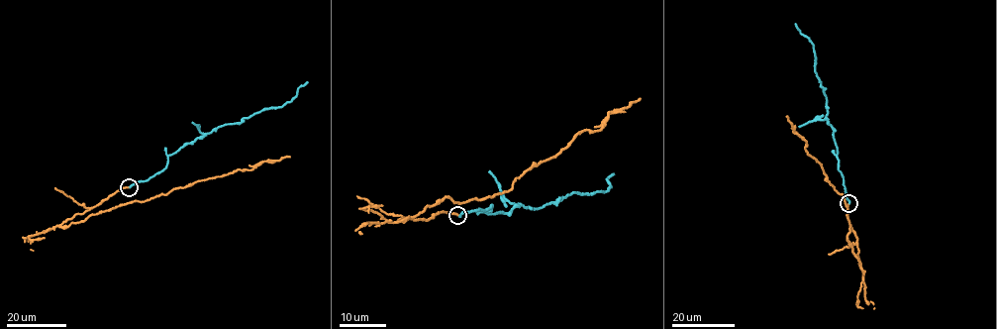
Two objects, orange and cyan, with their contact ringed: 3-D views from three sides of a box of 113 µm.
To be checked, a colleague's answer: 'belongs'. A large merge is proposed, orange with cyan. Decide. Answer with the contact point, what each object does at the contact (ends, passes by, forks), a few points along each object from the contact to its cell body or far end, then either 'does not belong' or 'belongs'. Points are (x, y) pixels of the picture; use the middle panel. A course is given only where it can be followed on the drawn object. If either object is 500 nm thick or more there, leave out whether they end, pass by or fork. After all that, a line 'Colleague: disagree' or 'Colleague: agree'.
place (457, 215); orange ends; cyan ends; course orange (458, 215), (397, 221), (446, 197), (464, 203), (506, 192), (580, 133), (597, 131), (609, 115), (641, 98); course cyan (458, 215), (490, 205), (487, 213), (520, 205), (539, 208), (574, 192), (609, 188), (606, 179), (614, 174); does not belong
Colleague: disagree

